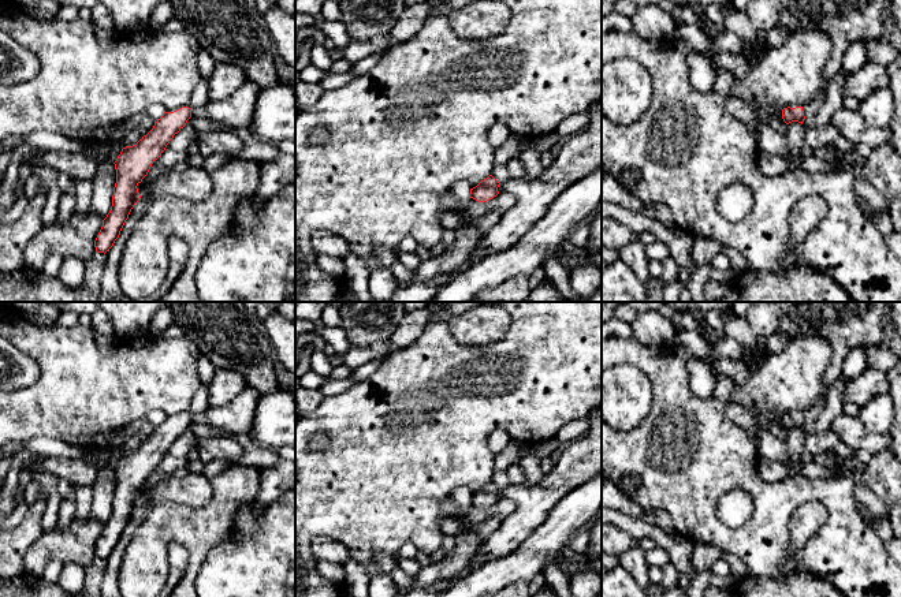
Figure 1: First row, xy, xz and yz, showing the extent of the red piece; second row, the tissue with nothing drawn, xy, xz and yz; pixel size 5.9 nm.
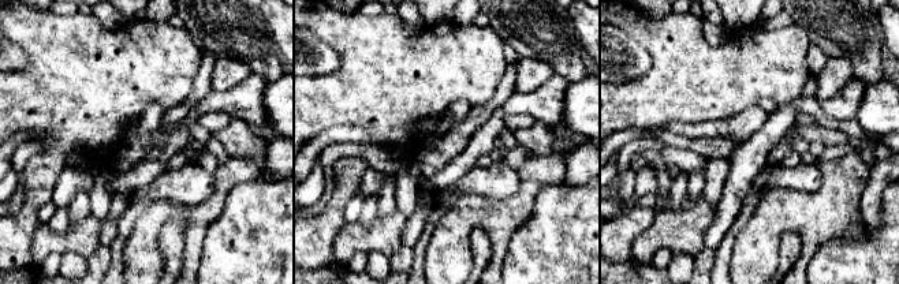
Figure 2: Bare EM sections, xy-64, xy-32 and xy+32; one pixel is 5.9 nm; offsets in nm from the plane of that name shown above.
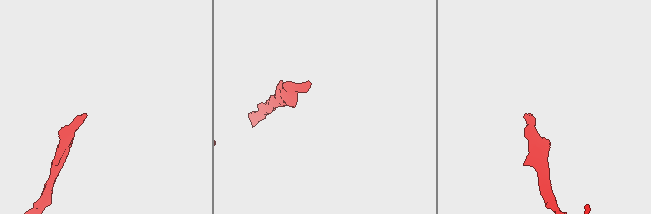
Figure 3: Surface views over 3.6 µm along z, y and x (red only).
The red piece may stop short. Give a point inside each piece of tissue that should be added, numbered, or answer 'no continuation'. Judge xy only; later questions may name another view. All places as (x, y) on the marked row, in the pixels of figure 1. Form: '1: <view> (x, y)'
1: xy (200, 96)

